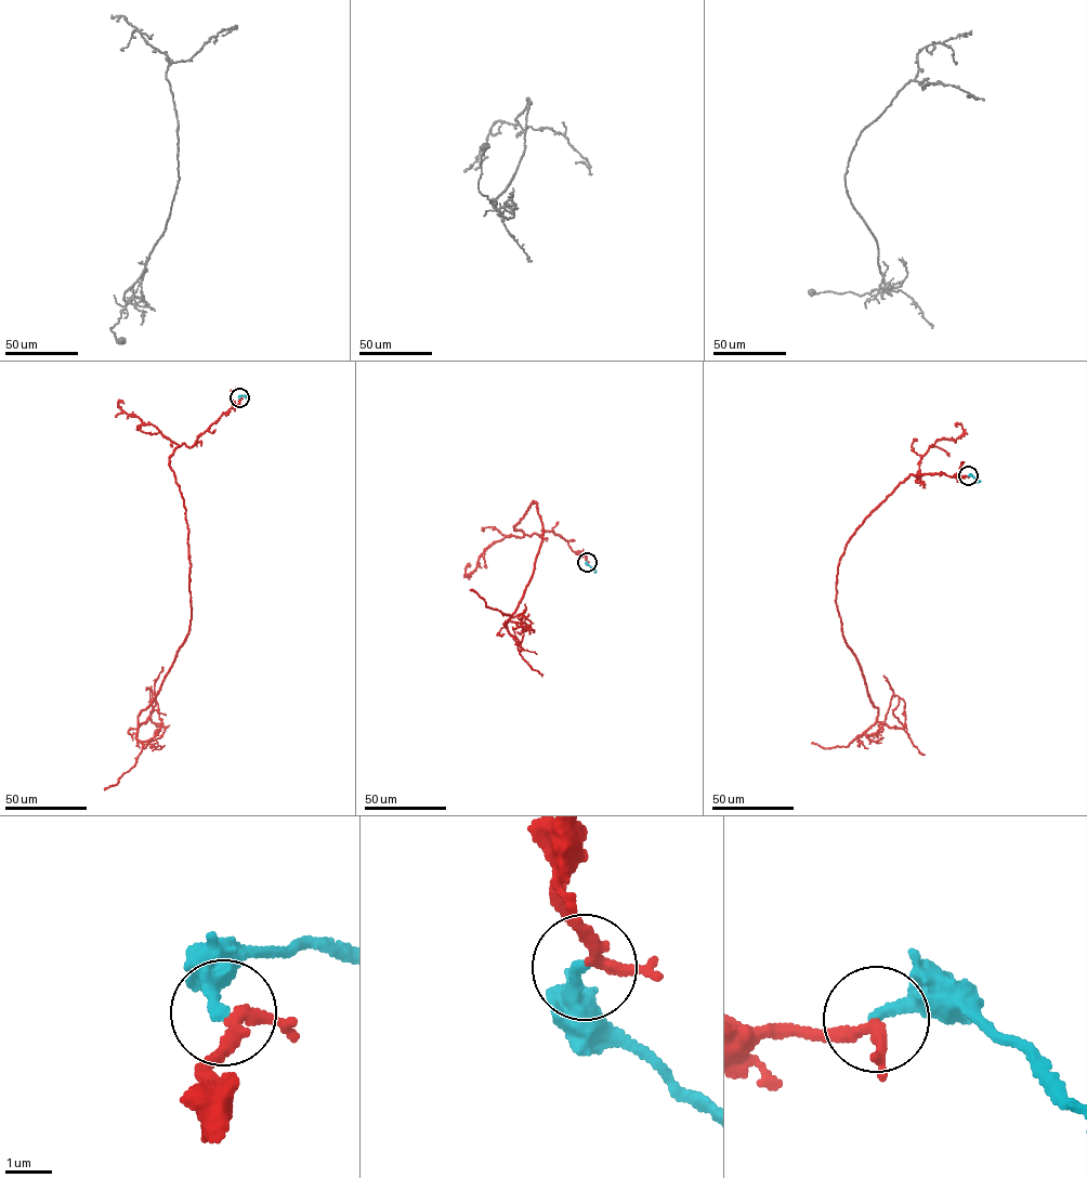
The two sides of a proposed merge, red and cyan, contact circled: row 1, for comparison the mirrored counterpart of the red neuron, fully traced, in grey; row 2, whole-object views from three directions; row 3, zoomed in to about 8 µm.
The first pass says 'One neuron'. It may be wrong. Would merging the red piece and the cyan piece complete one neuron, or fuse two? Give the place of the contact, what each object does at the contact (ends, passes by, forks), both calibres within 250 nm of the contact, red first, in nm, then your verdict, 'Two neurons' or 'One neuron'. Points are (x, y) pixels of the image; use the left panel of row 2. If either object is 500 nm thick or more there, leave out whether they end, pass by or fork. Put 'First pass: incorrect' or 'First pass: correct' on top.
First pass: correct
Place: (239, 397). At the ring red passes by. At the ring cyan ends. Thickness 240 nm (red) against 280 nm. One neuron

